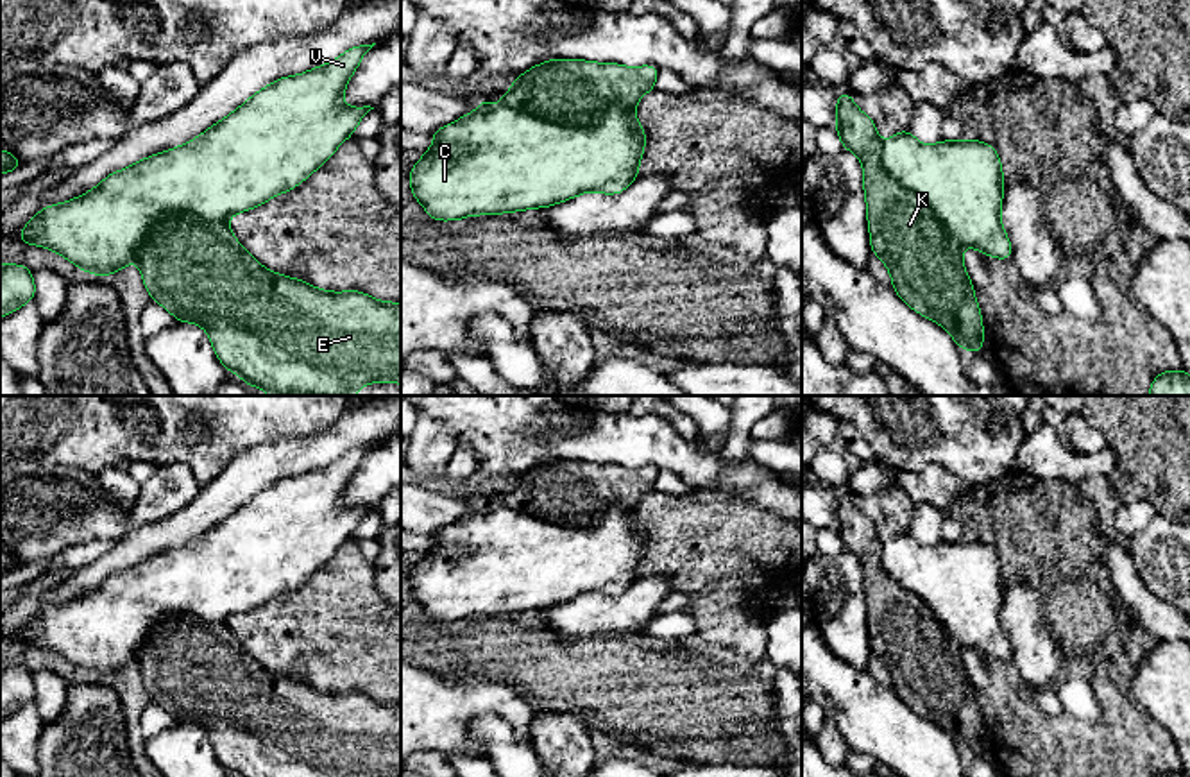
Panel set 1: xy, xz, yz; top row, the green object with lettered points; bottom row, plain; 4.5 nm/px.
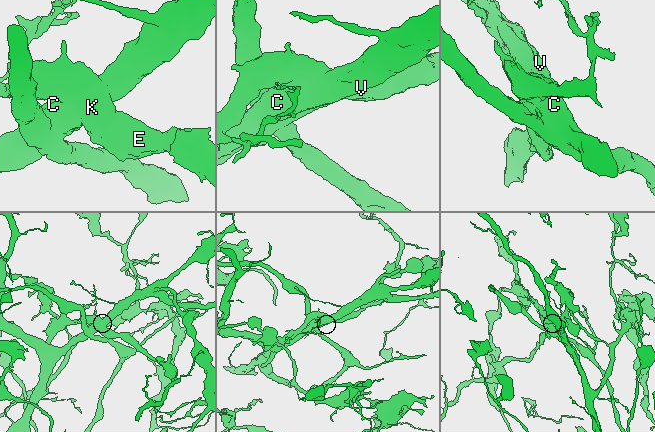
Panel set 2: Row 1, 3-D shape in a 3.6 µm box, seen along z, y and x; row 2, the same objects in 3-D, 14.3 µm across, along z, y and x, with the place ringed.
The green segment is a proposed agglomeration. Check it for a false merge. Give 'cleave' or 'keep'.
cleave

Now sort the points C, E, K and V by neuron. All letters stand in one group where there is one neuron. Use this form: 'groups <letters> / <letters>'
groups C V / E K

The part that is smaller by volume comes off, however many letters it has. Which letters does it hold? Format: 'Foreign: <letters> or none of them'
Foreign: E, K

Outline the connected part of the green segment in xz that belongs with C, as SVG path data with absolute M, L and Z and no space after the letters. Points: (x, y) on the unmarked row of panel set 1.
M499 503L471 512L431 537L433 548L422 553L408 578L413 598L433 621L442 623L549 609L585 593L621 594L639 578L646 546L633 510L617 503L610 503L591 528L551 525Z

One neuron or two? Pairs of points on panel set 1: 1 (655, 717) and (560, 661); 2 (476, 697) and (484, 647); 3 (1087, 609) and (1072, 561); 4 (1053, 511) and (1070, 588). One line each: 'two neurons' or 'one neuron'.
1: one neuron
2: two neurons
3: one neuron
4: one neuron

